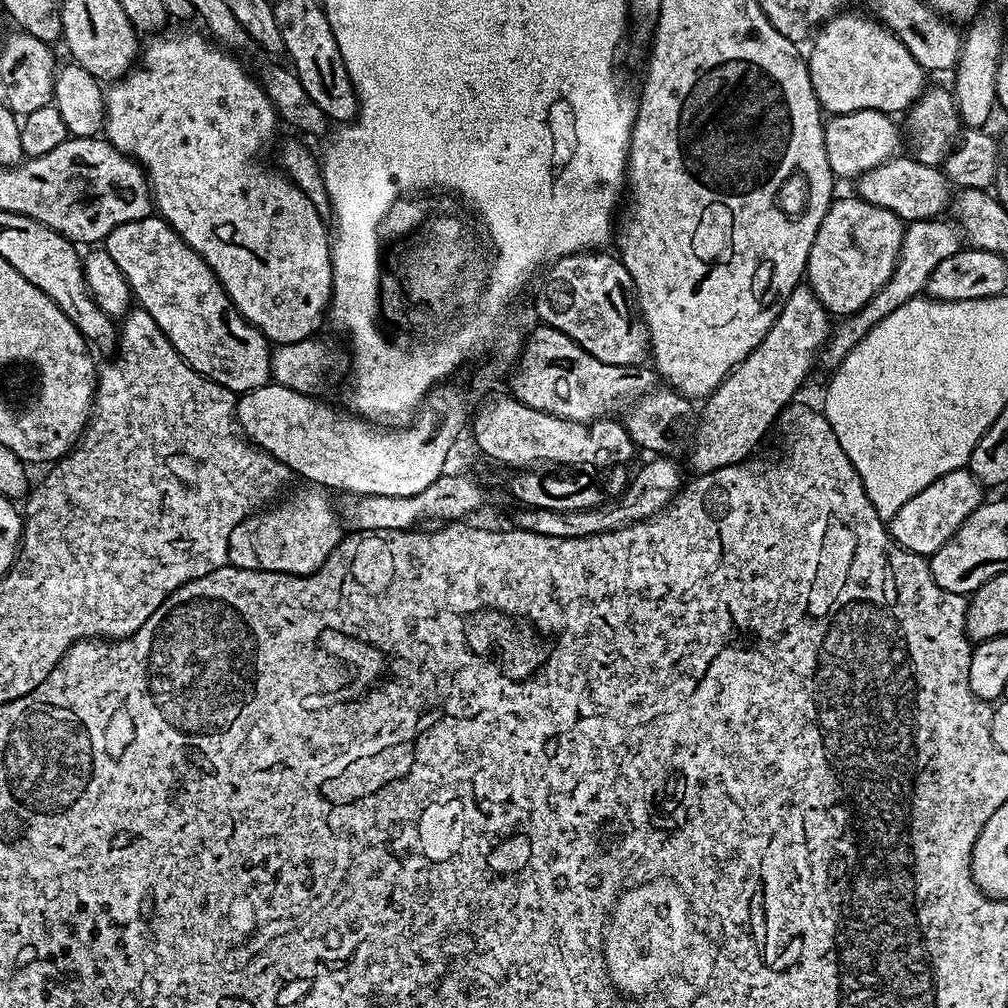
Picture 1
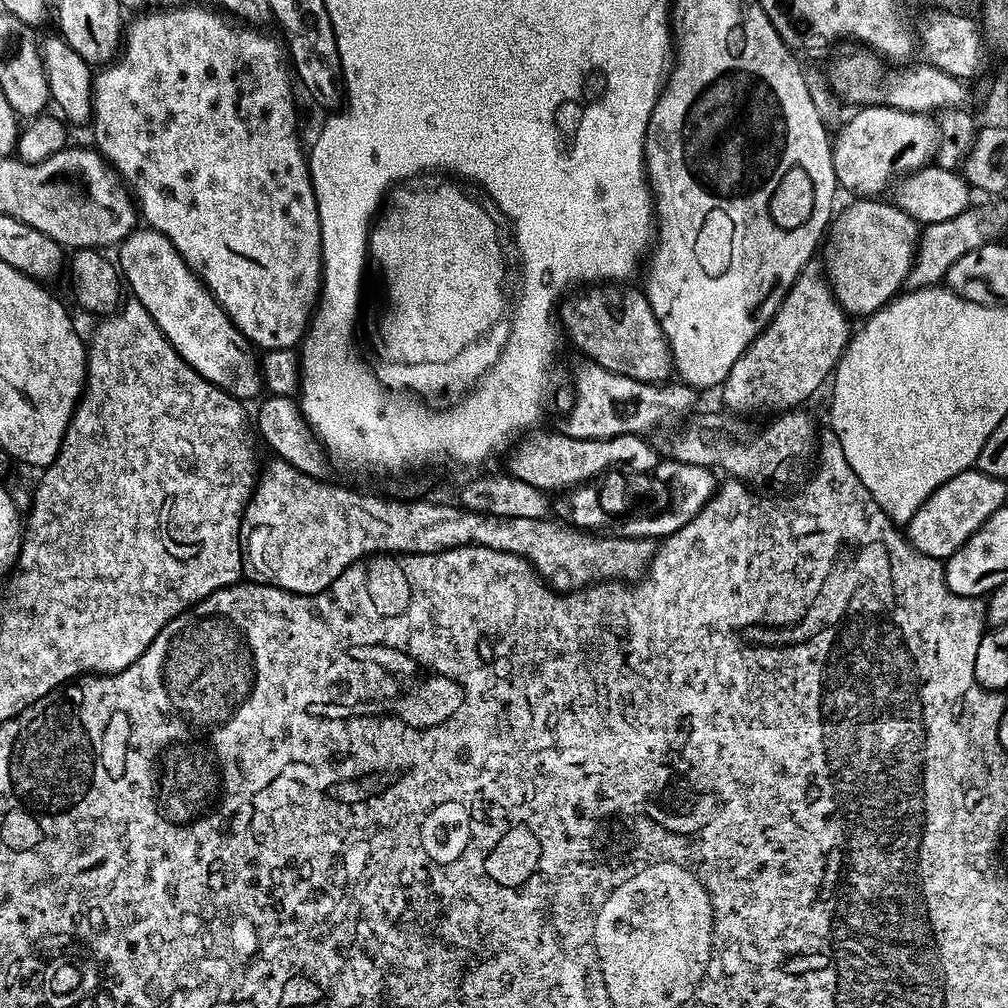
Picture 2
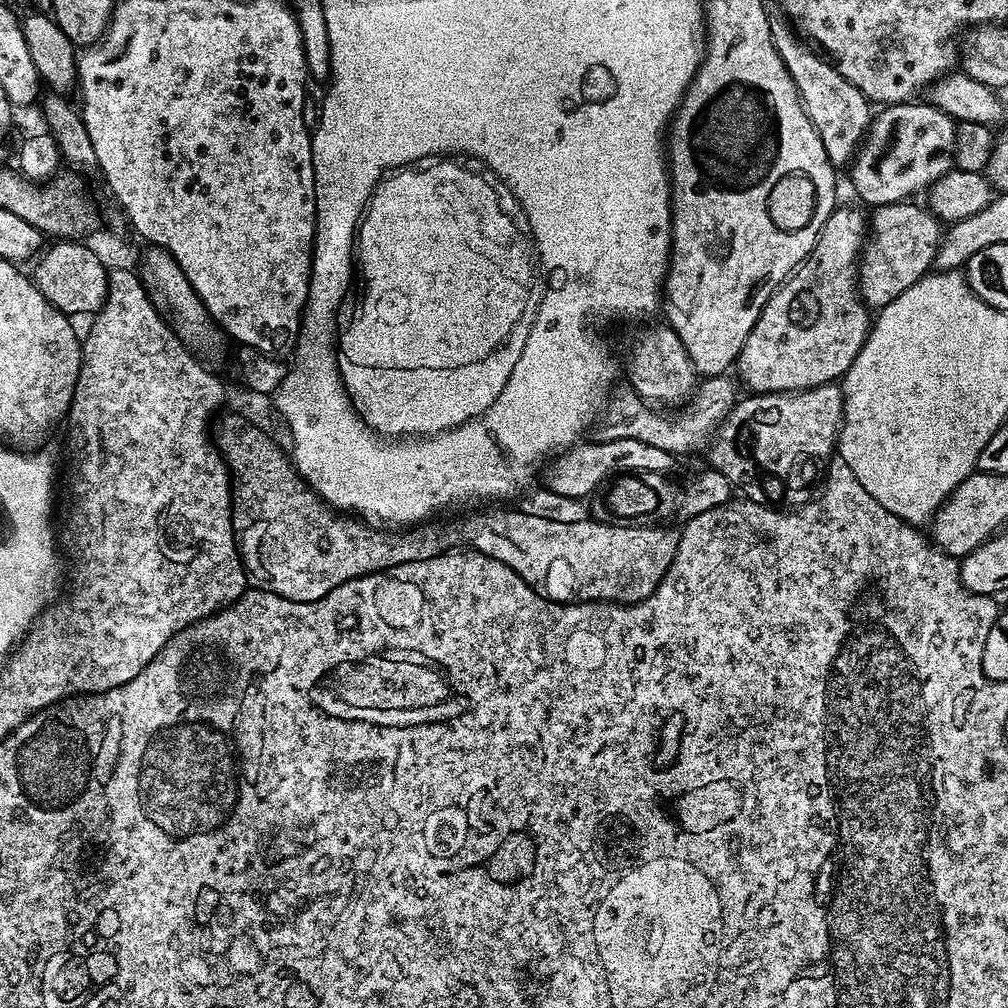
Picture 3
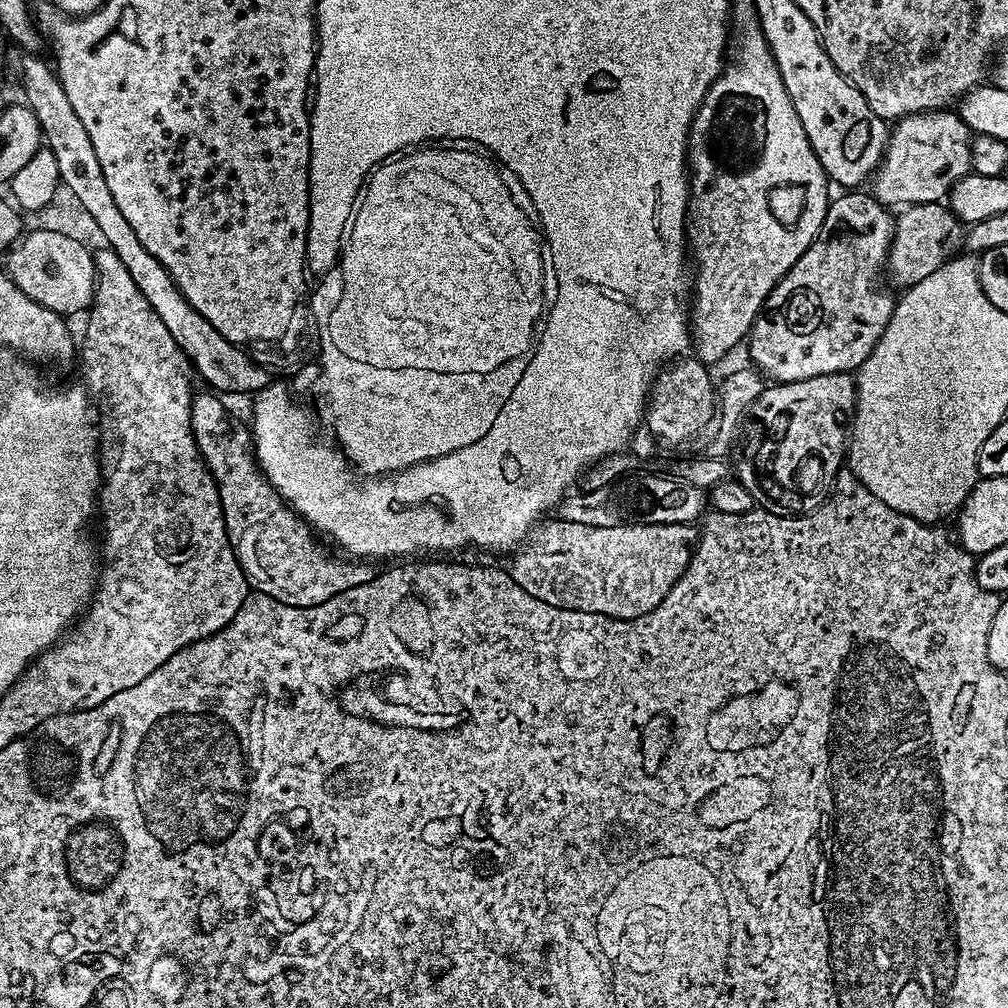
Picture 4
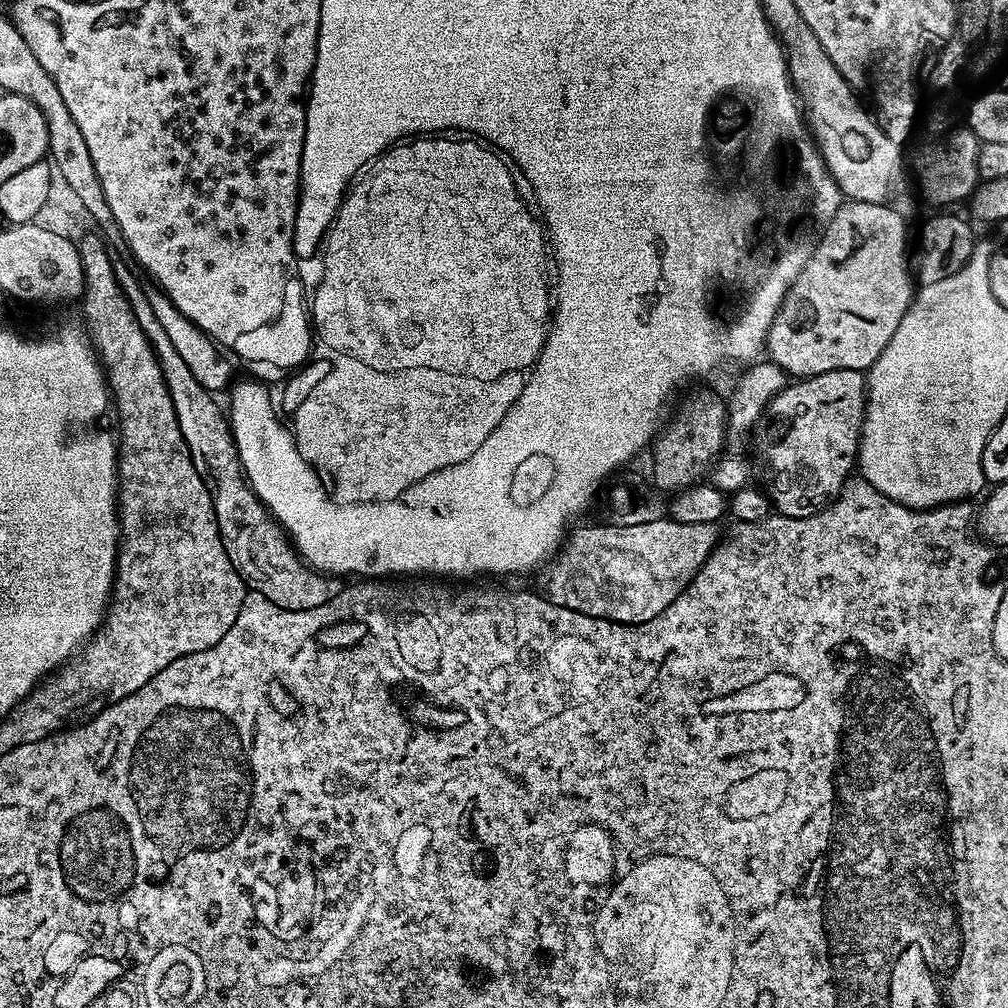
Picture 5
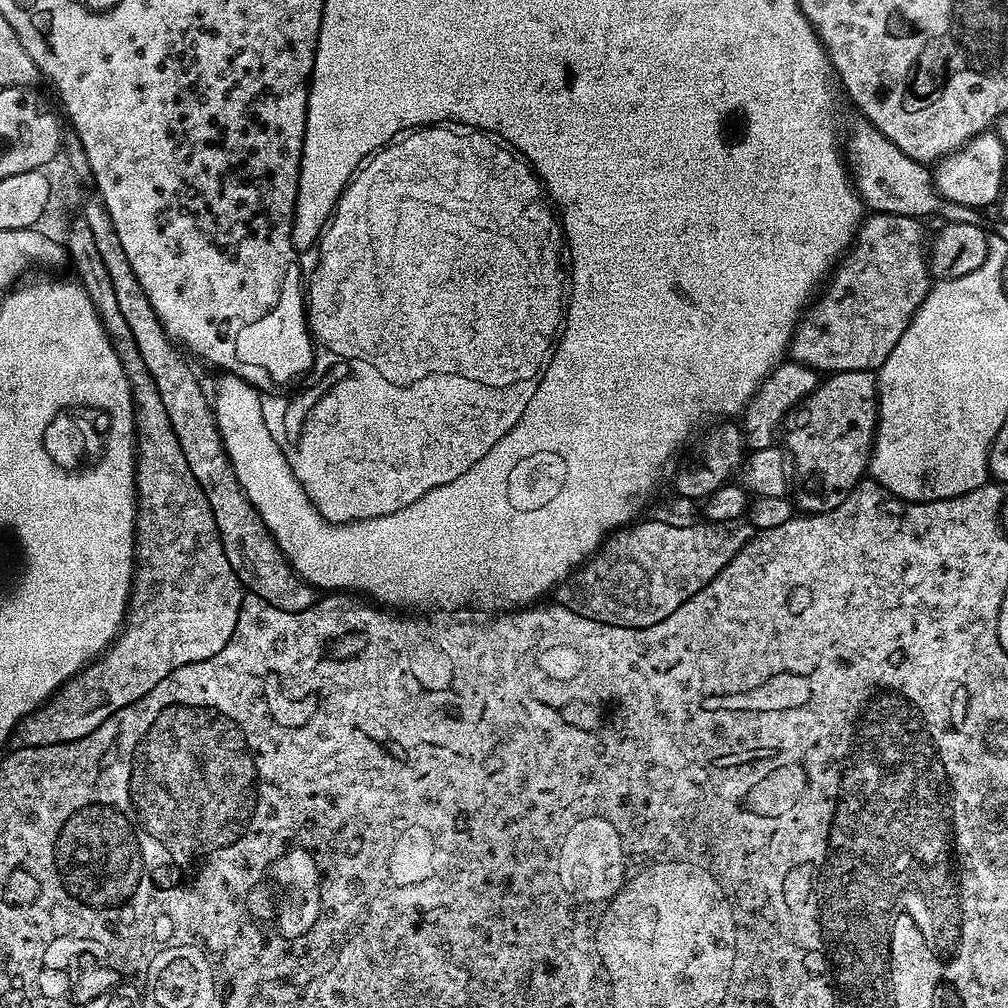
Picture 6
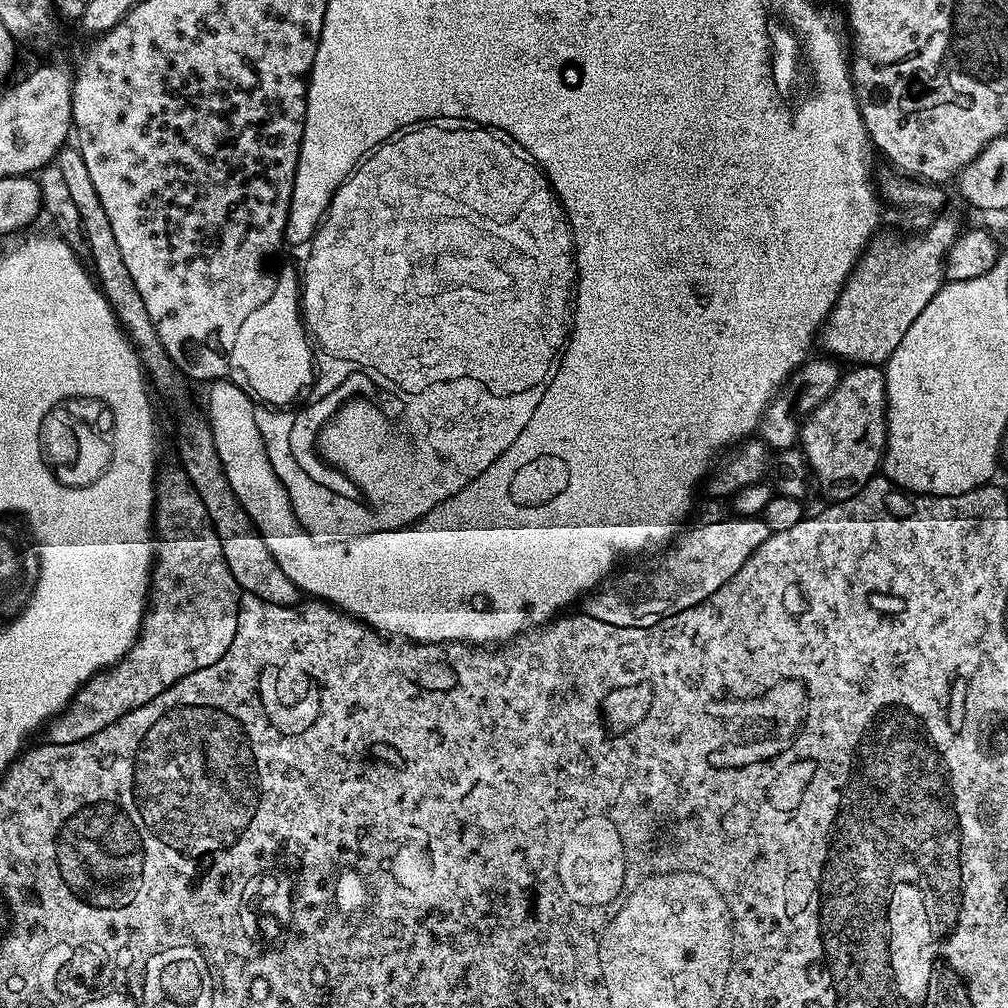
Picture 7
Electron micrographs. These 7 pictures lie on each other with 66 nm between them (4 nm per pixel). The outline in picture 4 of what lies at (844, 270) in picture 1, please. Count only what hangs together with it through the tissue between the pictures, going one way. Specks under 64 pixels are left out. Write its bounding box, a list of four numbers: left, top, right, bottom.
[886,202,966,290]

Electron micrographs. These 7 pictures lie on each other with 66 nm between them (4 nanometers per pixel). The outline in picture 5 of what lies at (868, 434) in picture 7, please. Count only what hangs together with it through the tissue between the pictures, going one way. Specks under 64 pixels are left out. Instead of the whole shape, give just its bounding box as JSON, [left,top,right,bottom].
[760,370,865,520]

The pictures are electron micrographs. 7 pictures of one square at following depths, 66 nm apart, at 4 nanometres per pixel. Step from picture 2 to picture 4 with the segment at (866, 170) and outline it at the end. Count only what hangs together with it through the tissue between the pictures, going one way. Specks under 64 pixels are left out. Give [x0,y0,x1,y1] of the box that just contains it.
[870,110,974,206]

